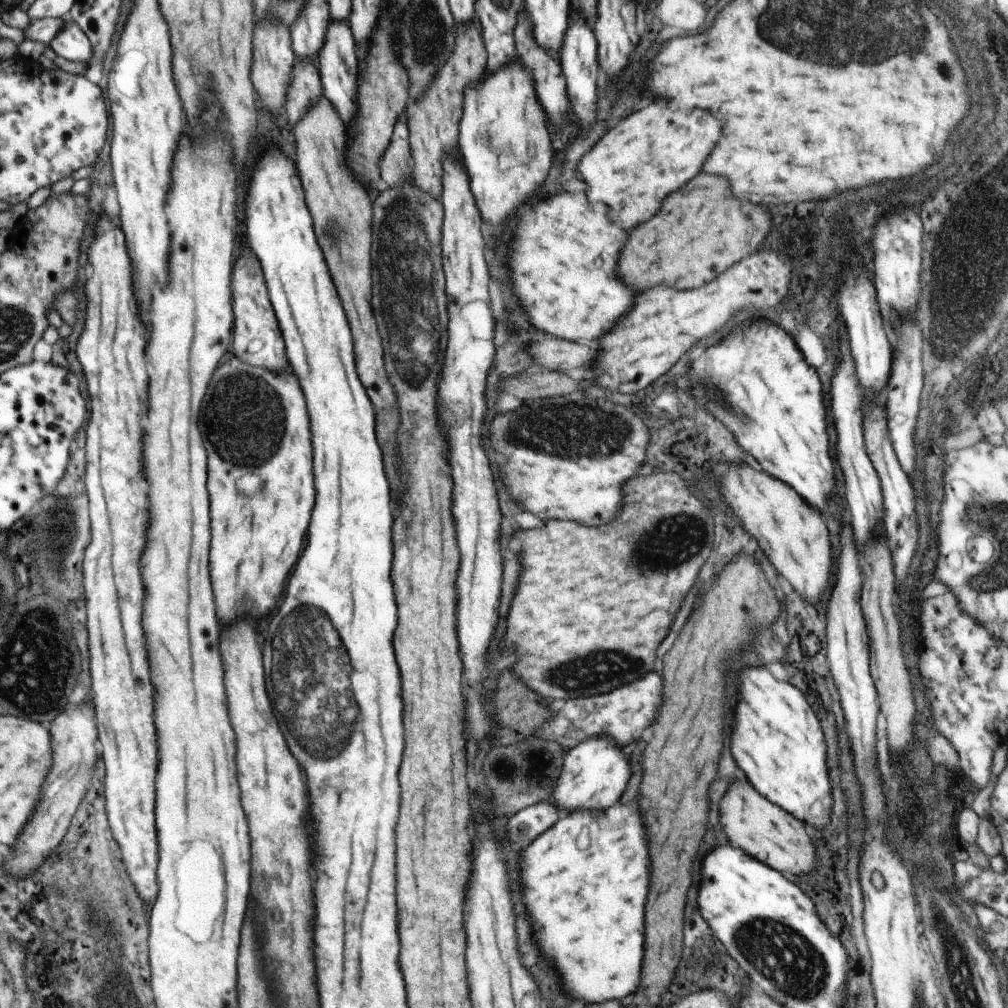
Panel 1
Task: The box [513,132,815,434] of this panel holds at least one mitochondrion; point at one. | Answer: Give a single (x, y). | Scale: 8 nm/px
(718, 398)

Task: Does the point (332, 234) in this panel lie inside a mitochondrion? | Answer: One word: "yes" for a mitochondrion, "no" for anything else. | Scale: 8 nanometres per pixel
yes

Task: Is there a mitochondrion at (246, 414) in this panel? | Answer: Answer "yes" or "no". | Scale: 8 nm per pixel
yes

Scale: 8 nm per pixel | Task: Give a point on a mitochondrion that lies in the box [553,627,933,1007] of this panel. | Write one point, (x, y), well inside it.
(772, 949)

